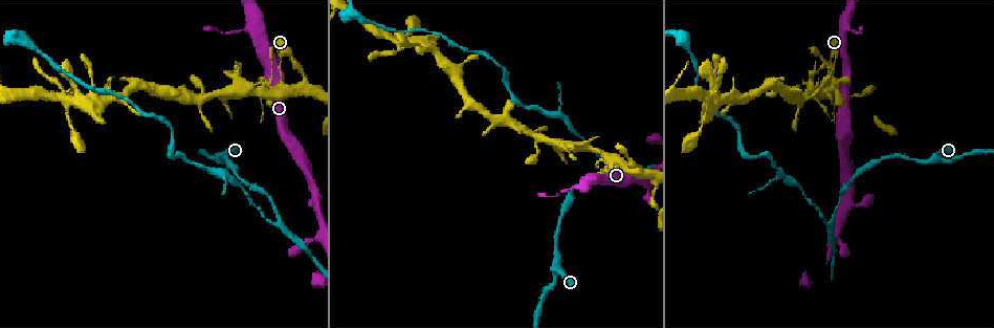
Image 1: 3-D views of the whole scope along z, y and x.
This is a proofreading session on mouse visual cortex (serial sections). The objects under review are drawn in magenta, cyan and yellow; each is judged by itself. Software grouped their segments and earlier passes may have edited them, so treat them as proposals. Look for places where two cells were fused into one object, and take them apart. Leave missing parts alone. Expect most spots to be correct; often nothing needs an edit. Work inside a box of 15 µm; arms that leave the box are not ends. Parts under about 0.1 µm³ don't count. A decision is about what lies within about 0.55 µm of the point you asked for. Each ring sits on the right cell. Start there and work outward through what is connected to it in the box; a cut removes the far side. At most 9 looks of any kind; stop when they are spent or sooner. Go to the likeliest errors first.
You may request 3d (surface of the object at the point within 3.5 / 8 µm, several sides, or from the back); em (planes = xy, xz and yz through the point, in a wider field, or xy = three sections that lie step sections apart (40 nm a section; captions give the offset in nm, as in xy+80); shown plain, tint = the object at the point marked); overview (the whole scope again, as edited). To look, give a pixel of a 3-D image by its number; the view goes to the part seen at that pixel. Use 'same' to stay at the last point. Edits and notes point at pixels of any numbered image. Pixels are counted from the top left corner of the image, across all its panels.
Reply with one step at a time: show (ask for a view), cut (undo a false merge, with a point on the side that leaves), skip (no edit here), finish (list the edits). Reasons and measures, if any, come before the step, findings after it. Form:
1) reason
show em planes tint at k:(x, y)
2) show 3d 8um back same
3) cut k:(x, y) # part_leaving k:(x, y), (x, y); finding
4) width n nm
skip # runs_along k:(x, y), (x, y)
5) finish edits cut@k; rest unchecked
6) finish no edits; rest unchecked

three-way junction
show 3d 3.5um at 1:(829, 224)

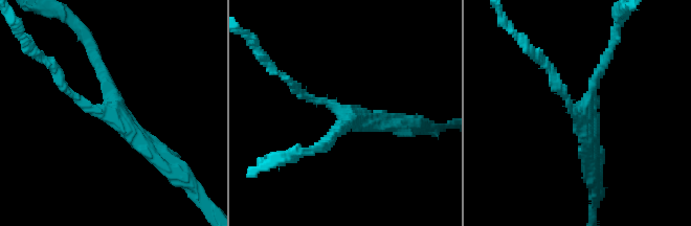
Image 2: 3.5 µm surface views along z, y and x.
shape alone is not enough
show em xy step 5 tint at 2:(583, 107)

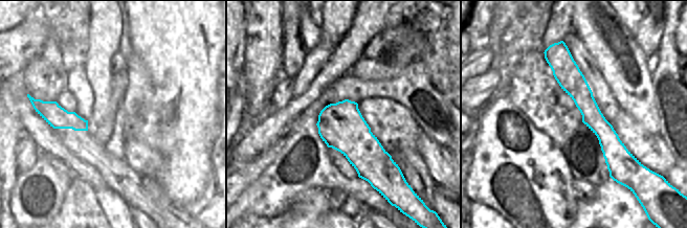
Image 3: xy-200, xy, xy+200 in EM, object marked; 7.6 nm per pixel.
show em xy step 2 tint same

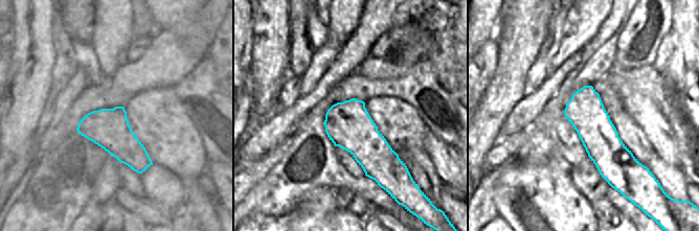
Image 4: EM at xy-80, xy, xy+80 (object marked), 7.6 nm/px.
width 360 nm
skip # runs_along 2:(611, 47), (582, 109), (555, 83); continuous, no second cell

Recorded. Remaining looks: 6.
show 3d 8um at 1:(171, 156)

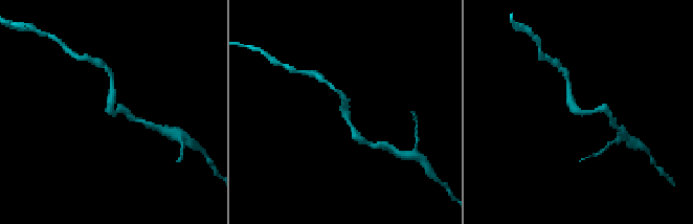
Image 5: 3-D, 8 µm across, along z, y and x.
arm_widths 200, 200 nm
show em xy step 2 tint at 5:(578, 110)

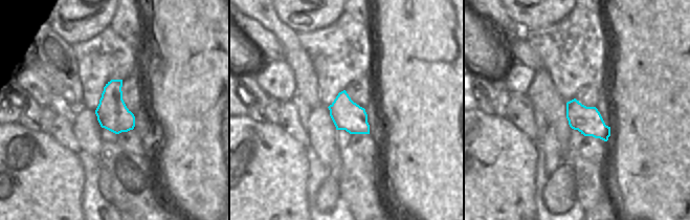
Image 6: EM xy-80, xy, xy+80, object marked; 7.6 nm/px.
skip # runs_along 5:(602, 110), (575, 110), (568, 82); continuous, no second cell

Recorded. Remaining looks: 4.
sharp bend
show 3d 3.5um back at 1:(356, 16)

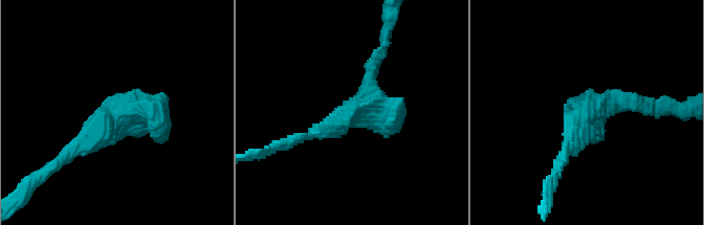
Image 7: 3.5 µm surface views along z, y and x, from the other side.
now the EM
show em planes tint at 7:(359, 113)

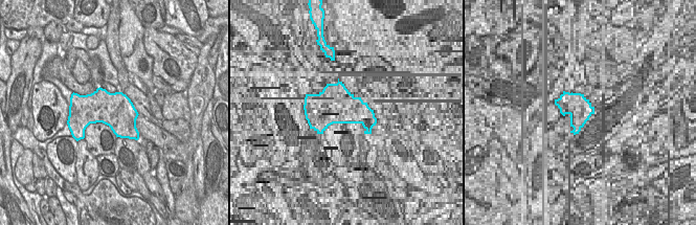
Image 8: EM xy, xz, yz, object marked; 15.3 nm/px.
another direction
show em xy step 1 tint same

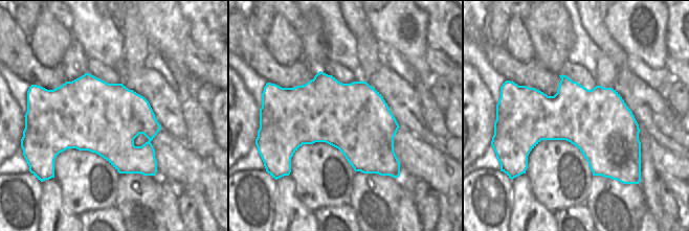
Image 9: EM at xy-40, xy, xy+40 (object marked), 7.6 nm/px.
skip # all the same cell

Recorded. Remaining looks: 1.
finish no edits; rest unchecked

